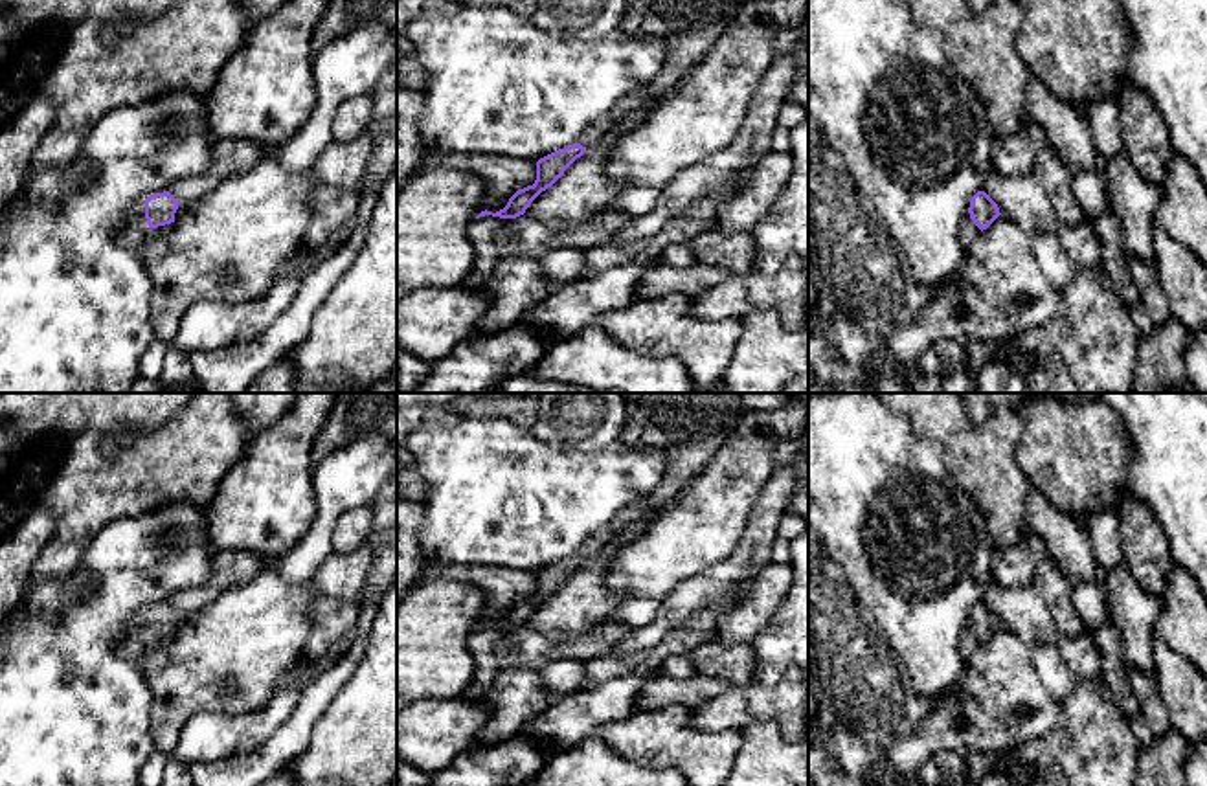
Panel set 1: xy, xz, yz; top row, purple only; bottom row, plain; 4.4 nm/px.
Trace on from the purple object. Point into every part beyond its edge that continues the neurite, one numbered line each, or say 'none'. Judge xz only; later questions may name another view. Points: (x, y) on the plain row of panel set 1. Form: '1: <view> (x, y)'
1: xz (689, 428)

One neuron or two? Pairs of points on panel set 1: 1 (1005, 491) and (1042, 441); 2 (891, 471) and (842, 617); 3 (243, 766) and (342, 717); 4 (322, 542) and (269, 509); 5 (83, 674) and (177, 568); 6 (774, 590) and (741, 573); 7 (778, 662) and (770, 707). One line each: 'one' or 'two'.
1: two
2: two
3: two
4: two
5: one
6: two
7: two

